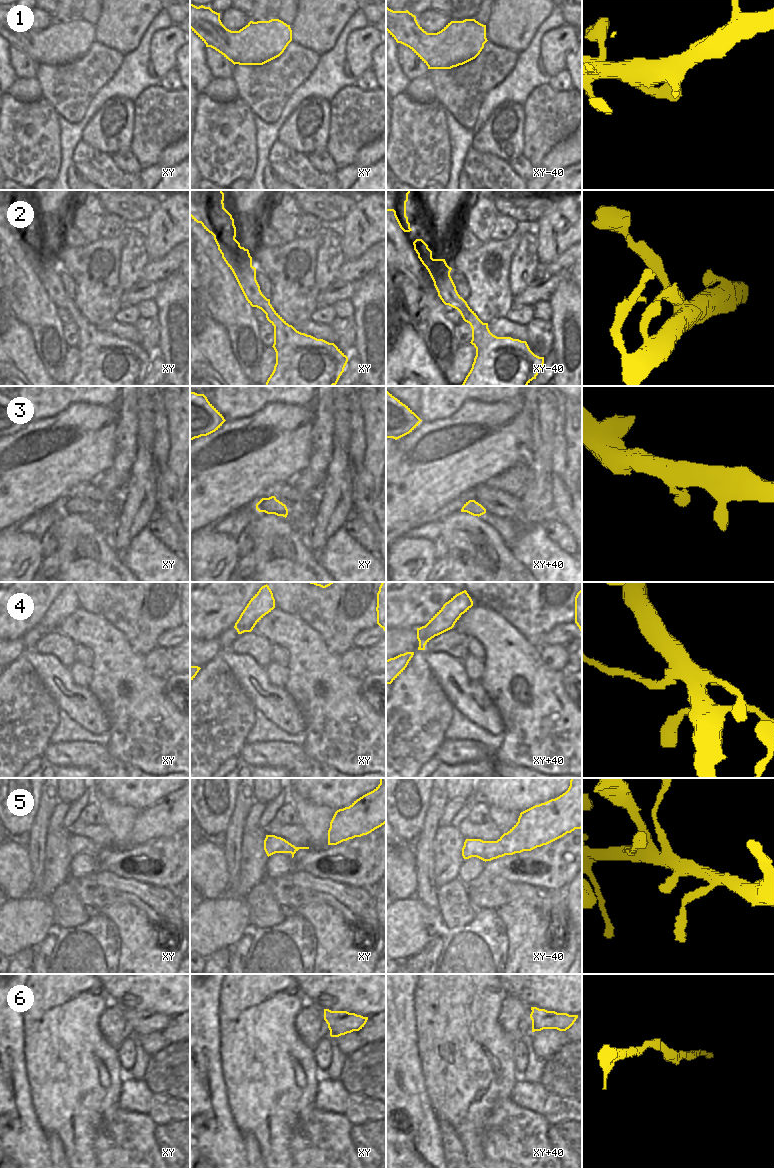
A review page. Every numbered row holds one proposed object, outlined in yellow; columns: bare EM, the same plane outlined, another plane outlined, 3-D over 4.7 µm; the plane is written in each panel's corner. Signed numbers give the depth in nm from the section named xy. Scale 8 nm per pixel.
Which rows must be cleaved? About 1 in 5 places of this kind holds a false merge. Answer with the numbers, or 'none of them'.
4.

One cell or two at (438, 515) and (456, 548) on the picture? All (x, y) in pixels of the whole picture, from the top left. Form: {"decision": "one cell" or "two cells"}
{"decision": "two cells"}

